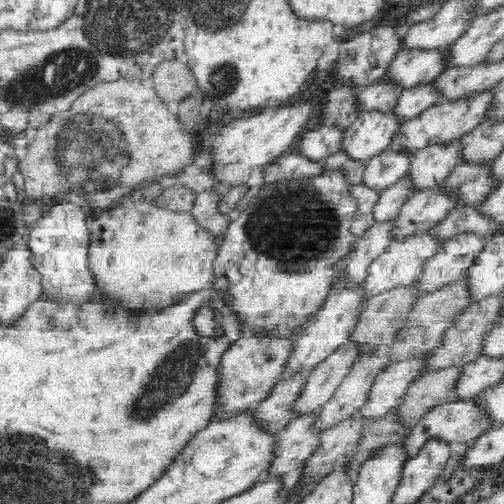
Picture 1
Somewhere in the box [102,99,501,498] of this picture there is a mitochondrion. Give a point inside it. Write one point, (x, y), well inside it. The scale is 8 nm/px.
(293, 227)

